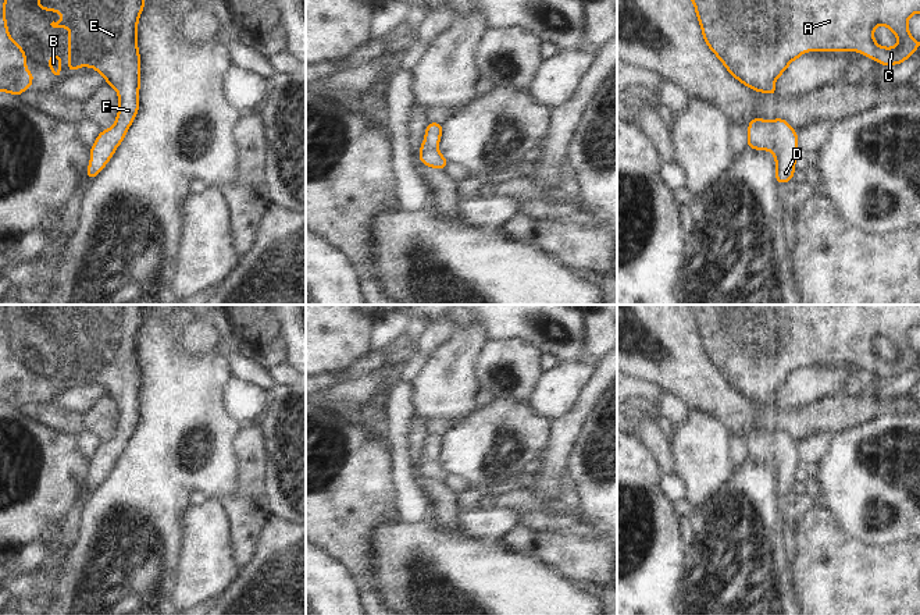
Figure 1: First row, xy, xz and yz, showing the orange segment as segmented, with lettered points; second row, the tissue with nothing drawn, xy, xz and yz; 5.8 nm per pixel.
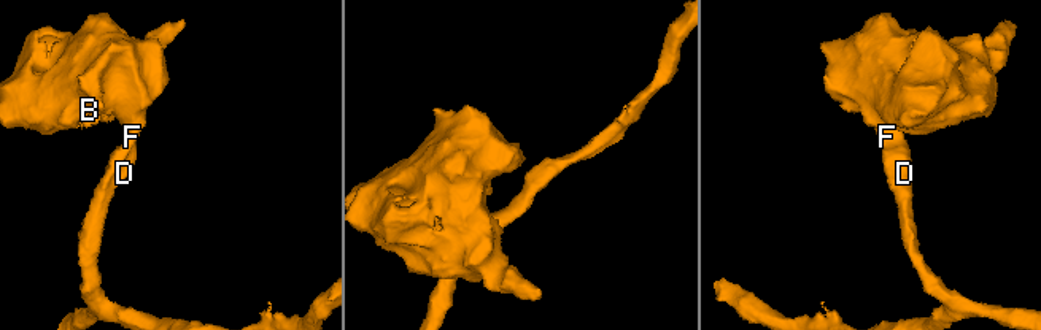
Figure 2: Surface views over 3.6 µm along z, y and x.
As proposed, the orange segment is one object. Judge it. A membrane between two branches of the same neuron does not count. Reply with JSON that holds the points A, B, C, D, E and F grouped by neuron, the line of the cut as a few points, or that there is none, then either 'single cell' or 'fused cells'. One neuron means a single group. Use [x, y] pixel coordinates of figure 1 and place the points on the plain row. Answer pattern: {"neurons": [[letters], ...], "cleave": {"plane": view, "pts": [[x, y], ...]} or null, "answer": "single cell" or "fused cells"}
{"neurons": [["A", "B", "C", "D", "E", "F"]], "cleave": null, "answer": "single cell"}

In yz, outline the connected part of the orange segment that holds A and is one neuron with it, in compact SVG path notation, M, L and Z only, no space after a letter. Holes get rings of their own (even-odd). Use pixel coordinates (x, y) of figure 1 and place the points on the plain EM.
M688 305L703 344L703 352L728 384L748 399L769 406L777 405L775 391L806 363L853 362L882 377L907 372L920 353L914 352L907 331L920 324L920 305ZM888 338L896 348L895 359L874 353L874 340Z

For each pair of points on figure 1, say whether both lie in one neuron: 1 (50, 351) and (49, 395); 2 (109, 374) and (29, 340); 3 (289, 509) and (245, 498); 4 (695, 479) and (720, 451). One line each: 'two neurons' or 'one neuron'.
1: one neuron
2: one neuron
3: two neurons
4: one neuron

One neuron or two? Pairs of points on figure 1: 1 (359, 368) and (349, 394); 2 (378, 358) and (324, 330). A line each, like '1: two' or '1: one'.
1: two
2: two

